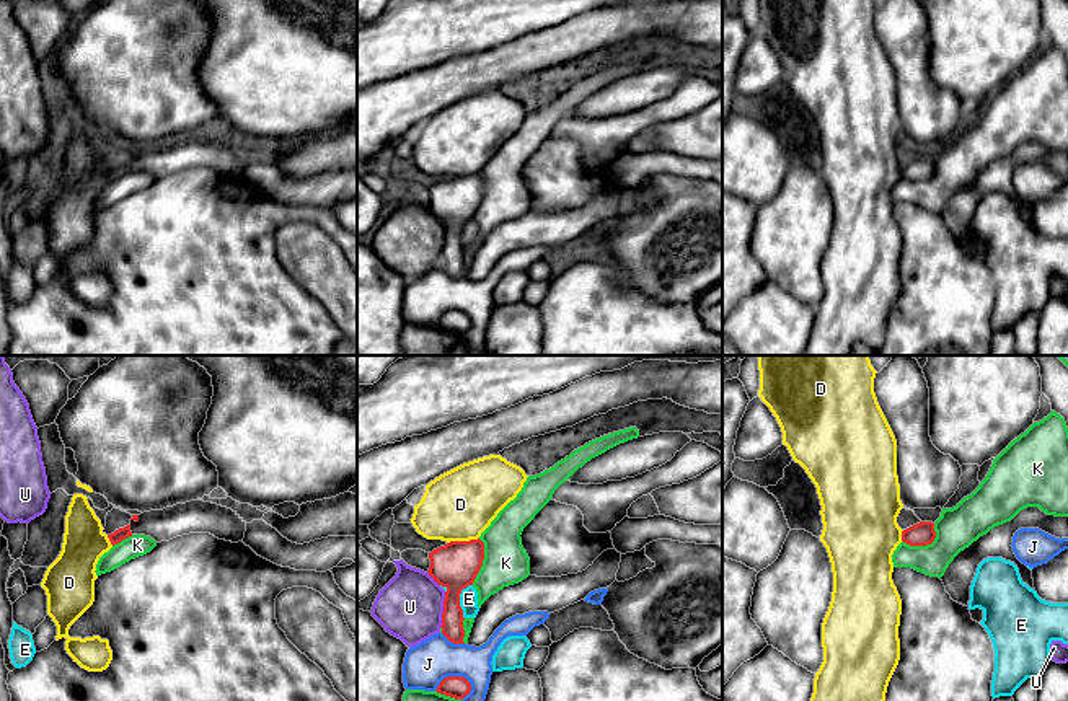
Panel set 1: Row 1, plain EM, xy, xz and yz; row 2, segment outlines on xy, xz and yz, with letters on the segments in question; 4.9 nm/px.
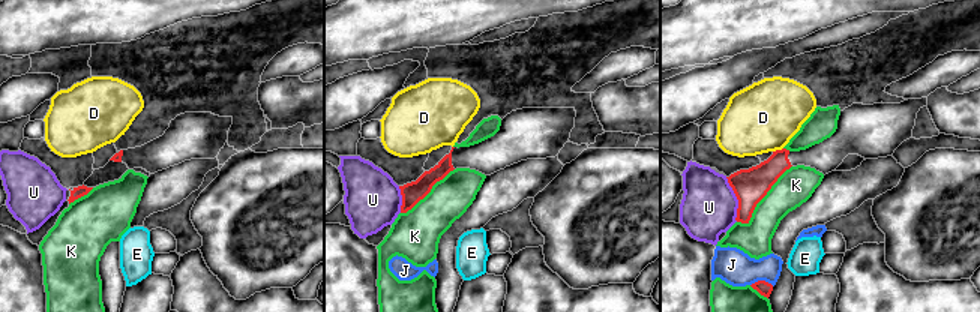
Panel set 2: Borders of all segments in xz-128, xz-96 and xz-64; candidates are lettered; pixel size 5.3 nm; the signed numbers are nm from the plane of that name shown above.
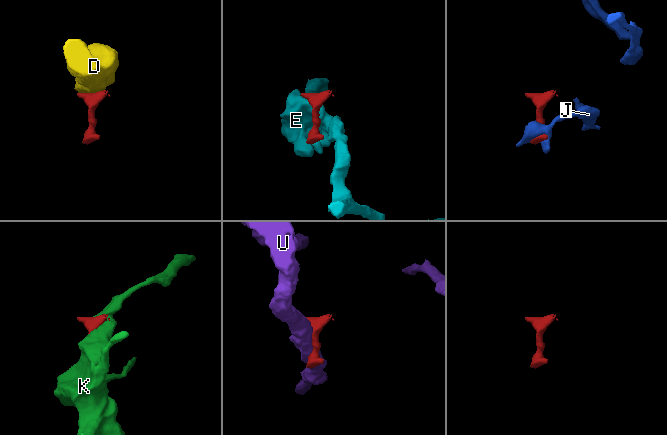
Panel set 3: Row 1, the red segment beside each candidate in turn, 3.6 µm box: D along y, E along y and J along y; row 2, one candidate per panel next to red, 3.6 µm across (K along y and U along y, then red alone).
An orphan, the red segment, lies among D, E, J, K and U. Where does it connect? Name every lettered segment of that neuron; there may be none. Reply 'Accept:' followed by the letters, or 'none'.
Accept: none

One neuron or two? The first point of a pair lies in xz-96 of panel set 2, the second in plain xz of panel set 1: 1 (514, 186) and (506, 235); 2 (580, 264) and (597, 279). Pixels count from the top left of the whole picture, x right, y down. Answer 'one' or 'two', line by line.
1: one
2: two

